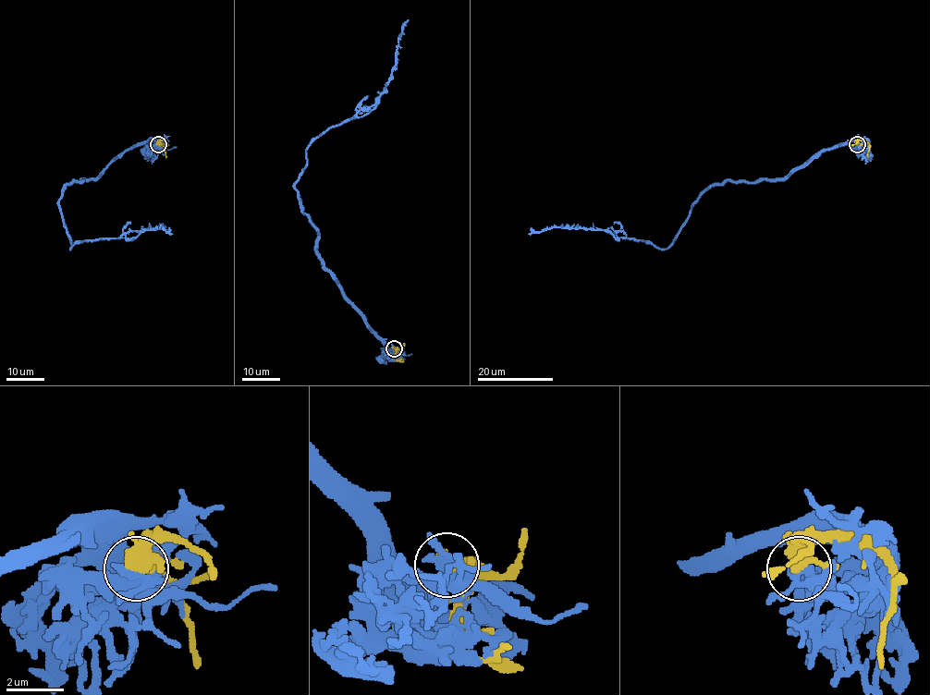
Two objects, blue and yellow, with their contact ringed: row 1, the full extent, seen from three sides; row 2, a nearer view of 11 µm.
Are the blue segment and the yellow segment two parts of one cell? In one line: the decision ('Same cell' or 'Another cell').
Another cell

